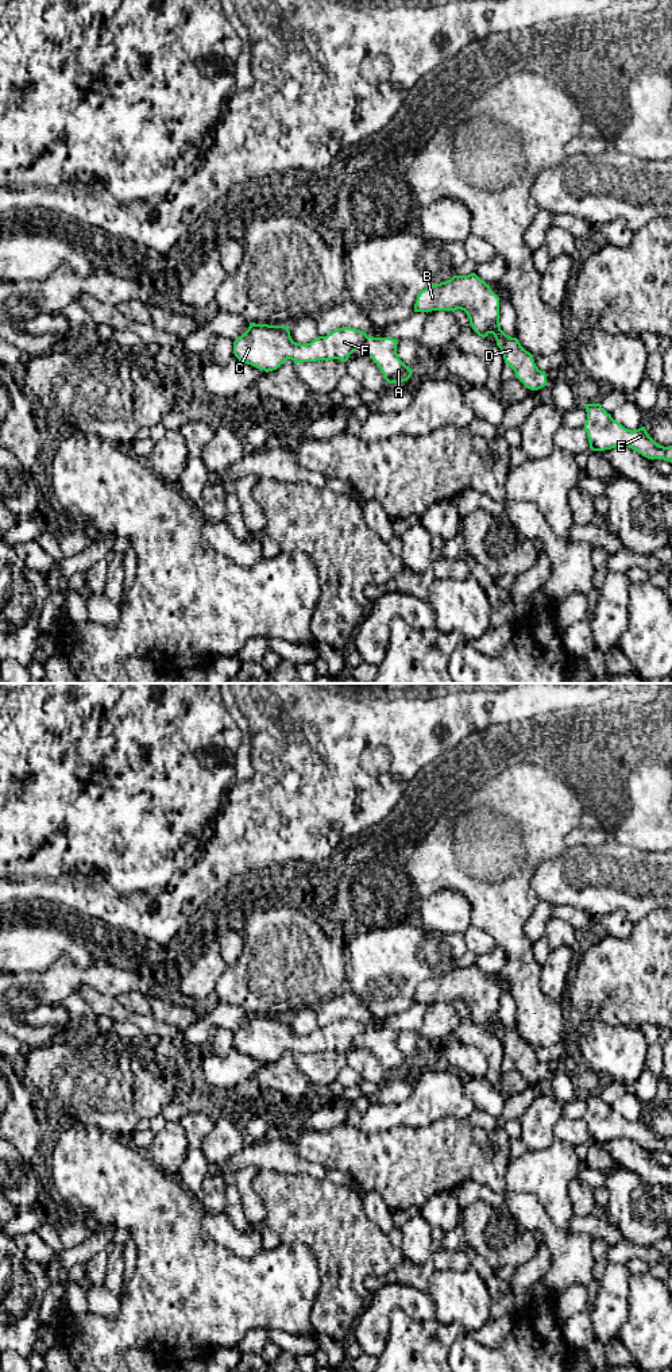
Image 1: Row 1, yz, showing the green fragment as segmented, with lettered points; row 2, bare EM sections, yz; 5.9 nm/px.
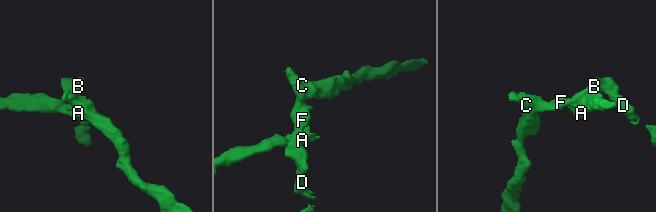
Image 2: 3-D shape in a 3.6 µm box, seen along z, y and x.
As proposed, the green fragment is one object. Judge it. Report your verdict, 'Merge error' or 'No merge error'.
Merge error

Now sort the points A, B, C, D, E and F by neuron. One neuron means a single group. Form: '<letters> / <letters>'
A / B C D E F

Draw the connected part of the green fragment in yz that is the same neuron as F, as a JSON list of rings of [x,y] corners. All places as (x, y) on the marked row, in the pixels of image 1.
[[[250,323],[248,329],[233,342],[233,354],[243,363],[269,373],[287,359],[296,365],[332,359],[347,362],[366,338],[367,334],[360,329],[343,327],[301,344],[291,339],[289,327]]]

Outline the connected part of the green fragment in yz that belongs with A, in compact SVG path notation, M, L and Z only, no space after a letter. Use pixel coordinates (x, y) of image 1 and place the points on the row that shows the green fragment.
M367 336L360 350L370 357L381 369L383 378L389 384L403 382L412 377L409 369L397 354L398 340L393 338Z

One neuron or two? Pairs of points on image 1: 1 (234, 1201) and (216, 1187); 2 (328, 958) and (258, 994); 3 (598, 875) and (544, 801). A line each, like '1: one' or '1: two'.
1: two
2: one
3: two

